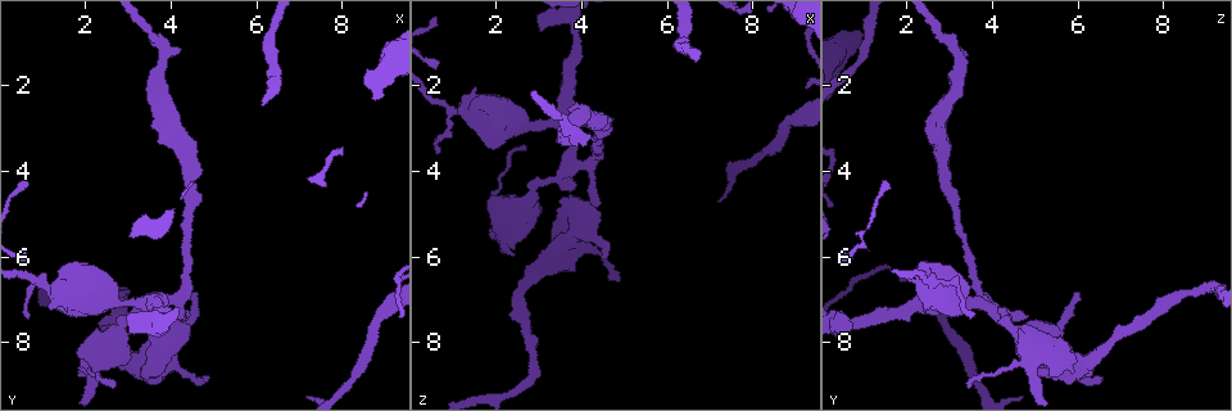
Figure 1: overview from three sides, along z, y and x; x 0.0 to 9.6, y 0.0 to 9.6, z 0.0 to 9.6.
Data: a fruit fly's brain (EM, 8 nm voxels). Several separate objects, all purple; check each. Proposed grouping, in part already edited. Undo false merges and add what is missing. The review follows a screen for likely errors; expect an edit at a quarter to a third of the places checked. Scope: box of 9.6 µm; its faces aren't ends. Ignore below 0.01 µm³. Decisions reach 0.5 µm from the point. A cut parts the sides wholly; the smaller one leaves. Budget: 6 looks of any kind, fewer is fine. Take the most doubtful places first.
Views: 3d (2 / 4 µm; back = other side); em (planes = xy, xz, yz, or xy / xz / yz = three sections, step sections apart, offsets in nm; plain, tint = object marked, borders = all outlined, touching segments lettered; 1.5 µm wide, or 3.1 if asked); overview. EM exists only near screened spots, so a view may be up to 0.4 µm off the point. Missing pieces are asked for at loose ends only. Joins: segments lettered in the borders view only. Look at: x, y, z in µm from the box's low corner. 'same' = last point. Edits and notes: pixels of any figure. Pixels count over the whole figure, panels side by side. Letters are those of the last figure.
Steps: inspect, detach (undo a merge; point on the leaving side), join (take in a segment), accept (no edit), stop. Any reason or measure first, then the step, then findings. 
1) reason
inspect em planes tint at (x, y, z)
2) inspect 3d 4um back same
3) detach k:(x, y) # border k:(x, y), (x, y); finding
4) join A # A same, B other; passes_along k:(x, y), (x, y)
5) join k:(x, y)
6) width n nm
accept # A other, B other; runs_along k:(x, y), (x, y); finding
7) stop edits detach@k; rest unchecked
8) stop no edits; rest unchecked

inspect 3d 2um at (3.10, 7.75, 0.70)

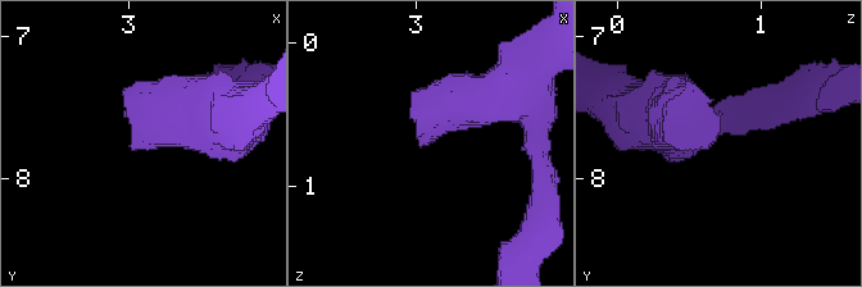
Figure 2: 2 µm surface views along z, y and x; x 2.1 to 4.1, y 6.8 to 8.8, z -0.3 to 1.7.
inspect em yz step 4 tint at (3.06, 7.70, 0.70)

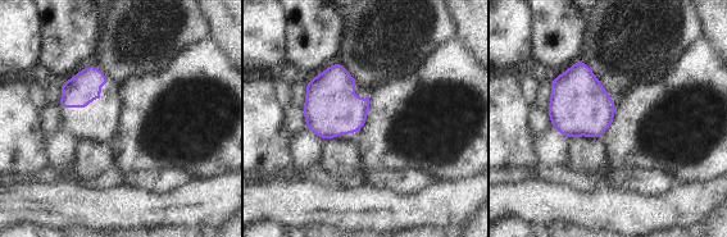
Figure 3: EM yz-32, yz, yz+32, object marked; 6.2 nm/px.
another direction
inspect em planes borders same

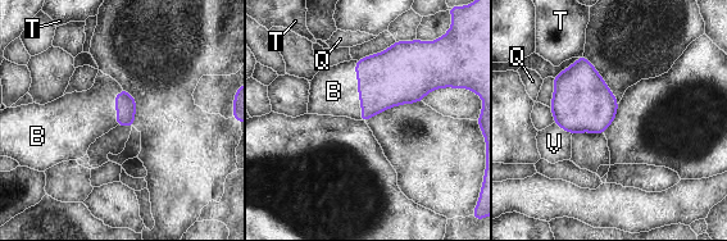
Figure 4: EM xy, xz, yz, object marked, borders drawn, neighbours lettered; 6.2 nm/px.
join B # B same, Q other, T other, V other; the cell continues

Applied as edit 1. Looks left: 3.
abrupt turn
inspect 3d 4um back at (3.70, 7.15, 3.90)

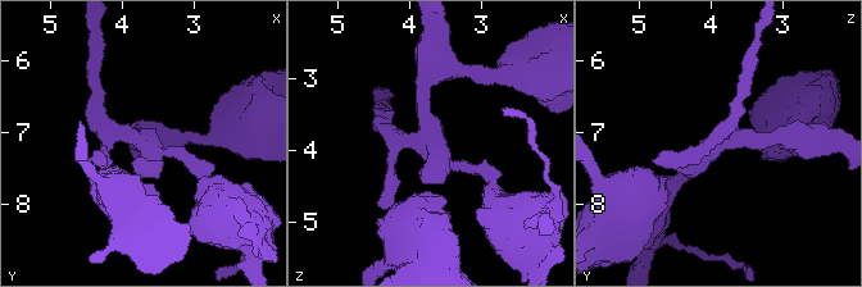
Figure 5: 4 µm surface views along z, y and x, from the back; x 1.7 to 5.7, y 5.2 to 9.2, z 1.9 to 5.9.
now the EM
inspect em planes borders at (3.70, 7.15, 3.90)

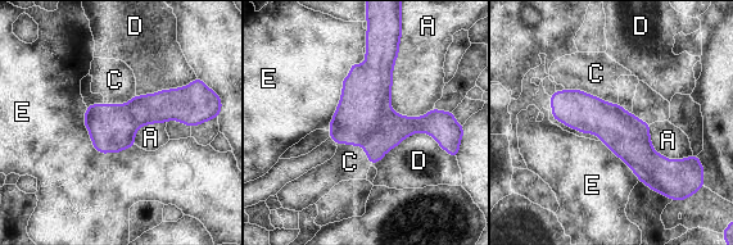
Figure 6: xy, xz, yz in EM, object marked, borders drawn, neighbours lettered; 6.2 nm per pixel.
longest_contact A 500 nm
detach 6:(394, 128) # A other, C other, D other, E other; part_leaving 6:(443, 118), (401, 127), (371, 158); two cells meet here

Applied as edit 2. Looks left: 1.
stop edits join@4, detach@6; rest unchecked

